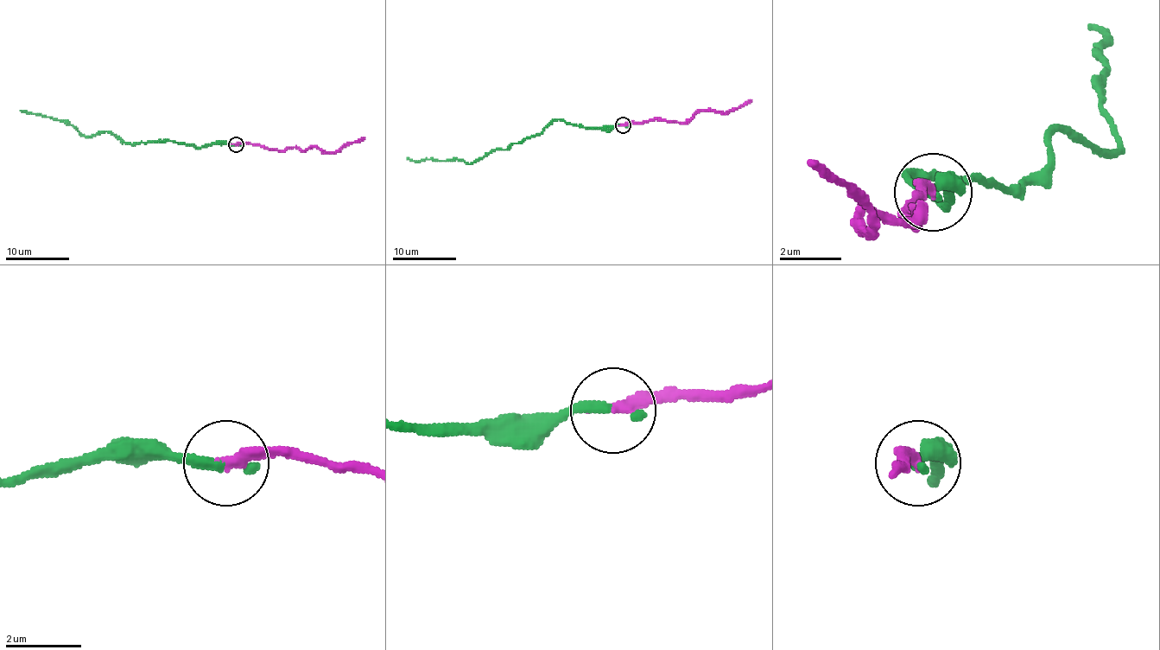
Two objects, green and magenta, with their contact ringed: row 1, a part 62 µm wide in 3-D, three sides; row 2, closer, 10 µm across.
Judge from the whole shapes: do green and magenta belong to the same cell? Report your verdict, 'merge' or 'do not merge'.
merge

